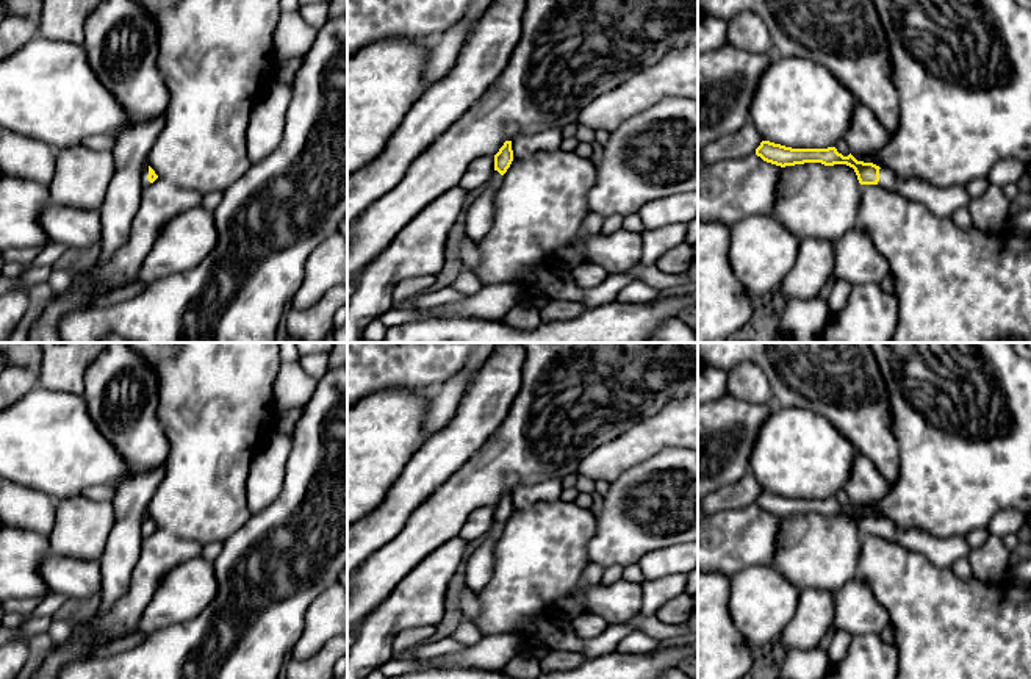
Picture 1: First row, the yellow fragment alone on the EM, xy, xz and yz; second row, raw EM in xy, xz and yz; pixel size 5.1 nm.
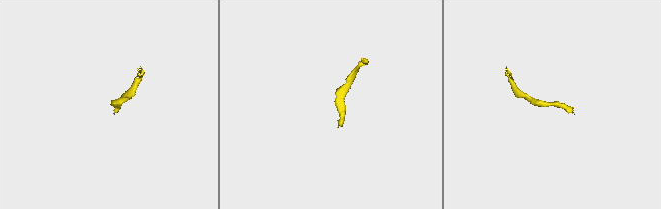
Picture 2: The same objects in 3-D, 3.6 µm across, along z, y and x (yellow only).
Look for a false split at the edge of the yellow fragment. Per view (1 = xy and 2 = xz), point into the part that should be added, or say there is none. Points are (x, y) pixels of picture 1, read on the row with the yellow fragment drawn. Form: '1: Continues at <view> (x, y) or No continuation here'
1: Continues at xy (144, 180)
2: Continues at xz (479, 218)

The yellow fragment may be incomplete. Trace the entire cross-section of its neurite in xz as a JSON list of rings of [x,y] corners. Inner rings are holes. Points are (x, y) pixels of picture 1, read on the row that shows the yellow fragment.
[[[505,141],[494,155],[494,171],[485,185],[485,189],[469,205],[466,214],[466,235],[479,242],[490,230],[494,216],[494,192],[502,183],[502,175],[513,161],[512,141]]]

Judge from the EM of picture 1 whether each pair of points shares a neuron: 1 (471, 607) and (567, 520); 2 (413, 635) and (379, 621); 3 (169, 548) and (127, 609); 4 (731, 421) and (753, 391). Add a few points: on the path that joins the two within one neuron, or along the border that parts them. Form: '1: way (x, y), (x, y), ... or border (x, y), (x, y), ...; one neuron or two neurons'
1: border (474, 593), (479, 612), (468, 618); two neurons
2: border (434, 625), (404, 628), (396, 635), (388, 654); two neurons
3: way (154, 564), (140, 593); one neuron
4: way (739, 413), (750, 399); one neuron

